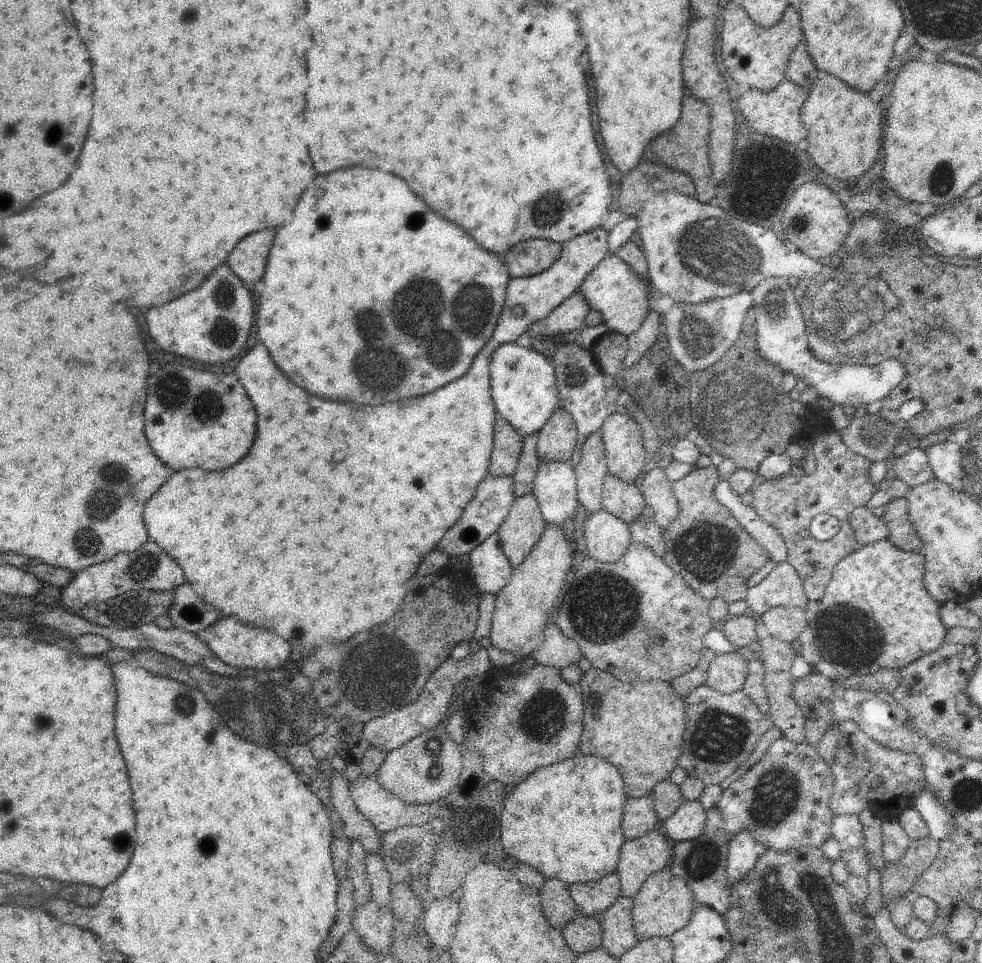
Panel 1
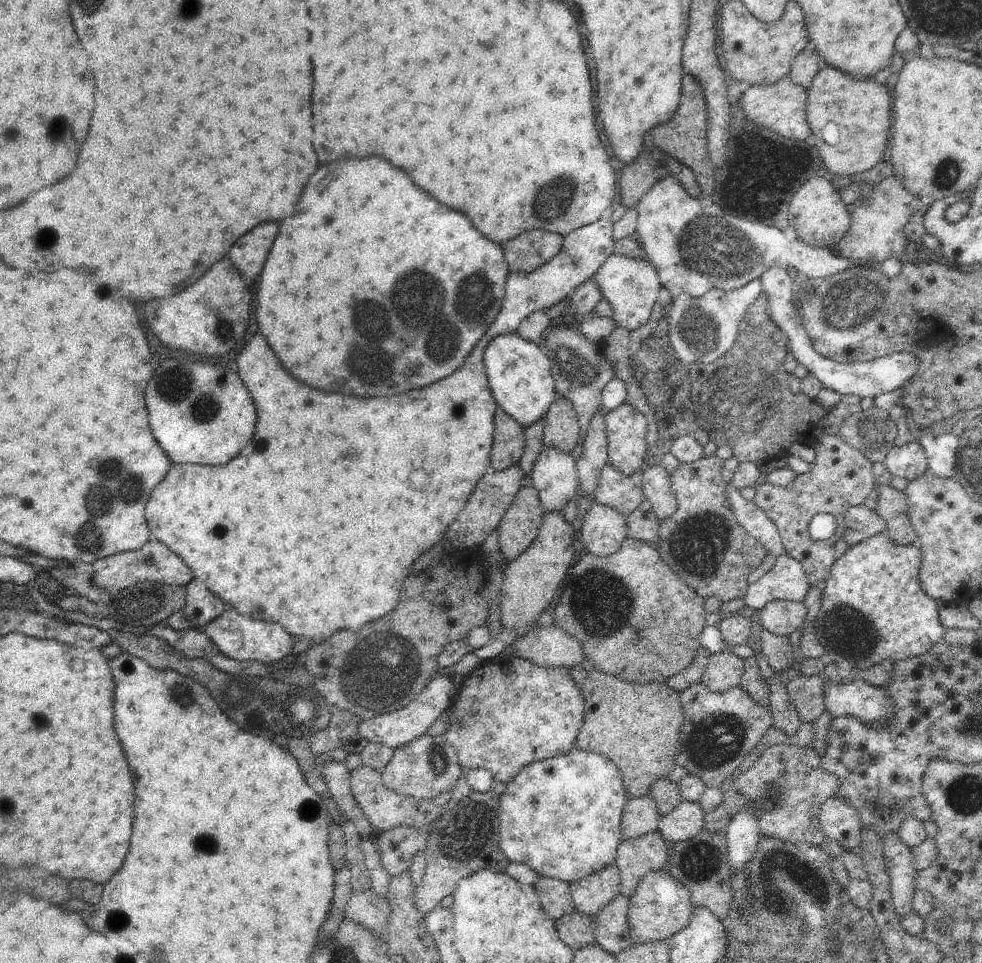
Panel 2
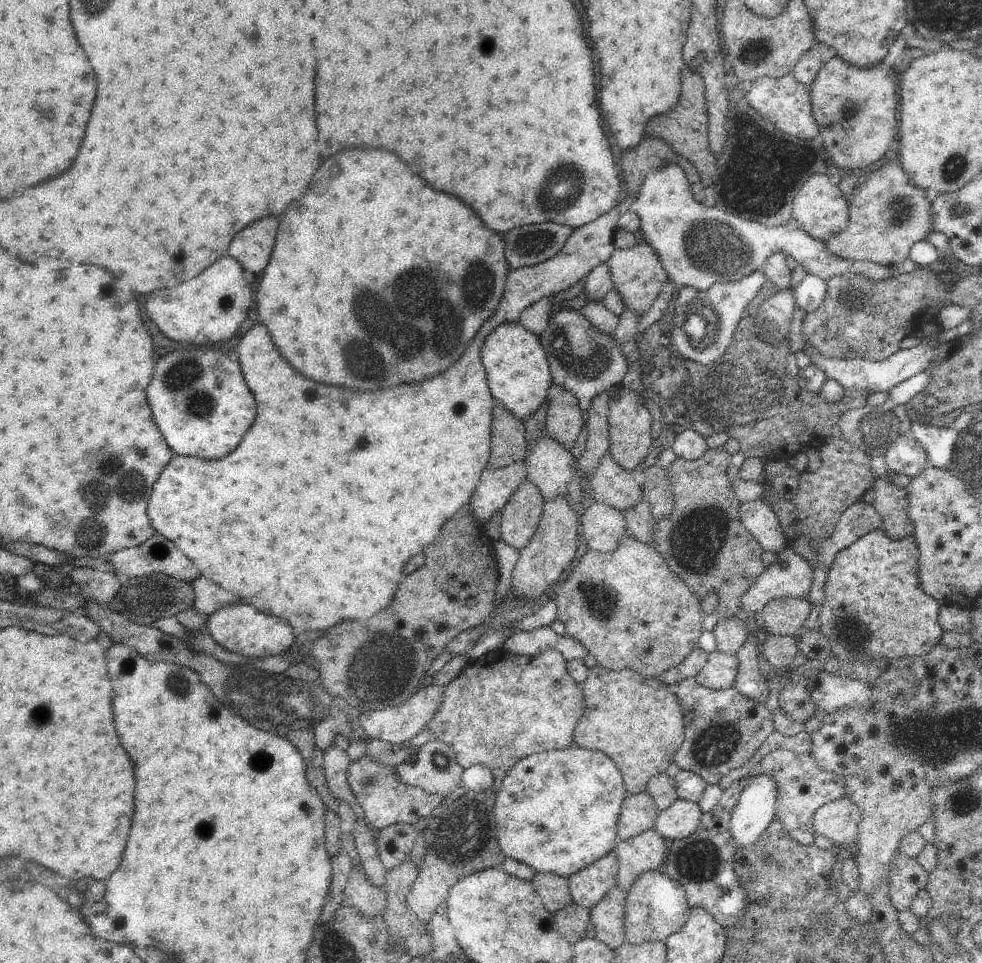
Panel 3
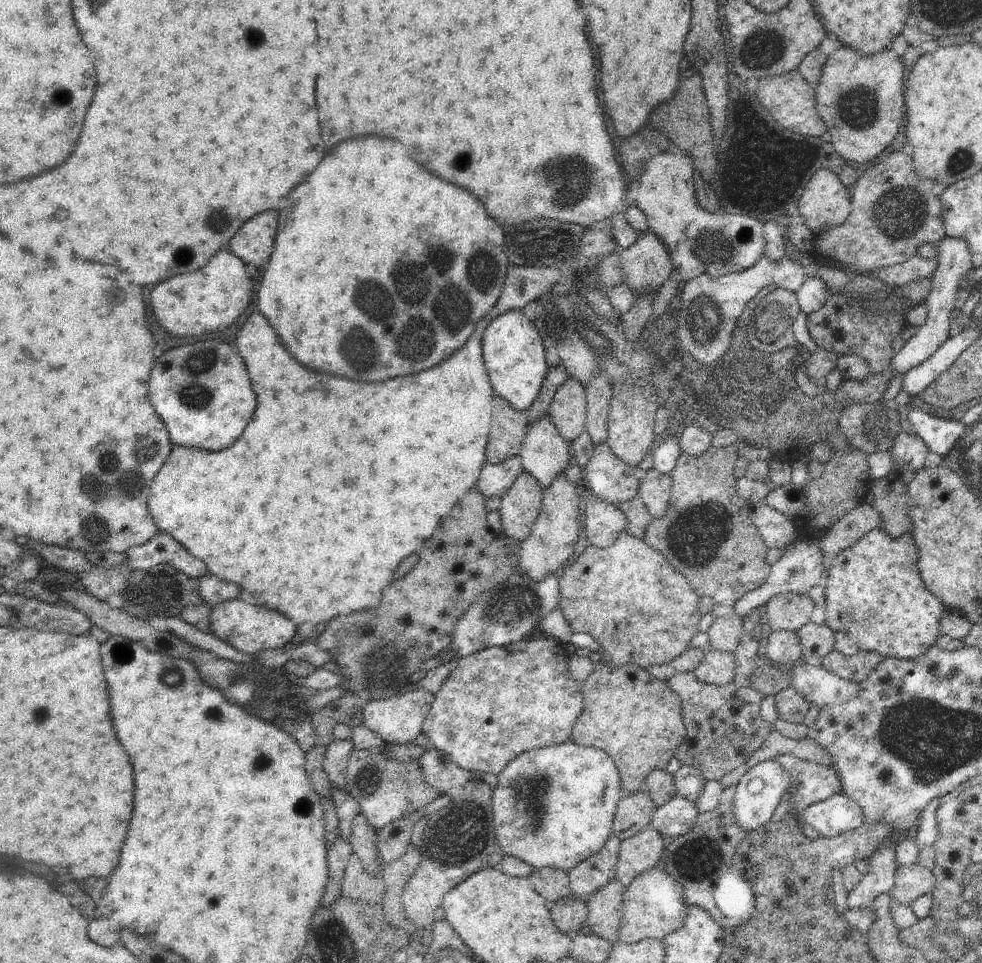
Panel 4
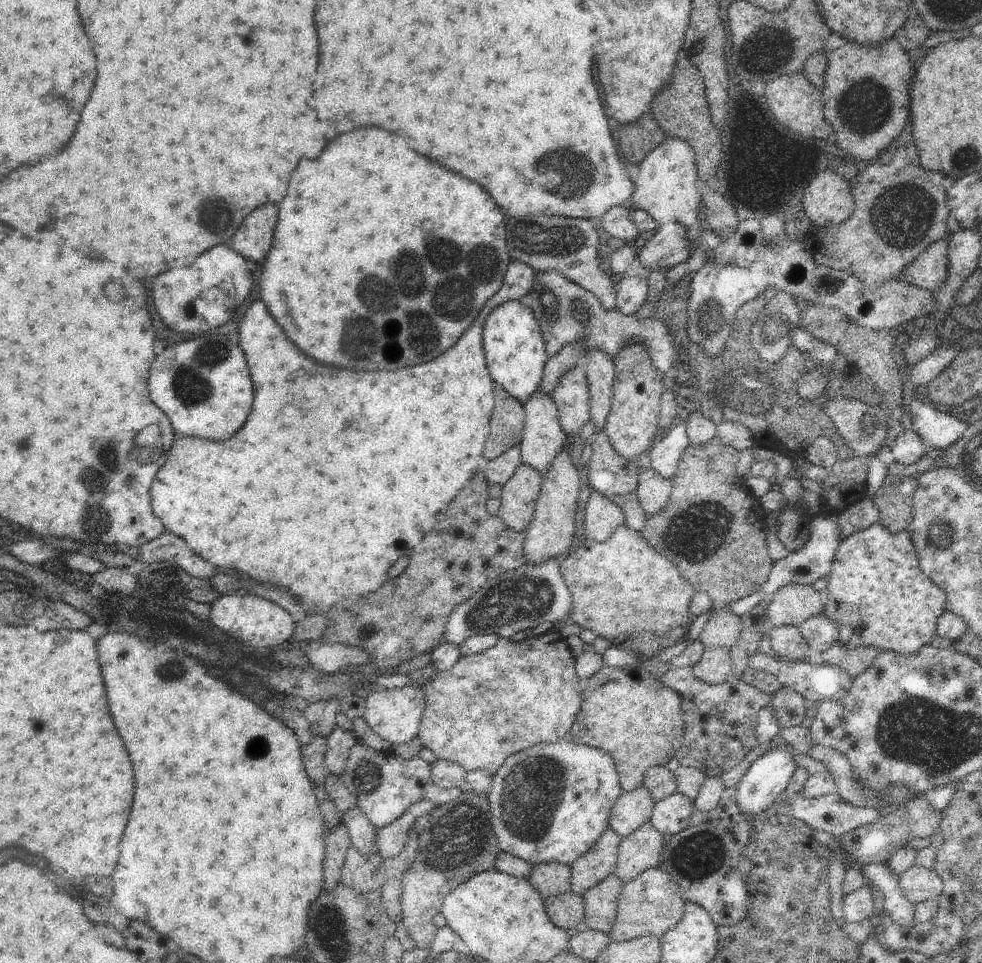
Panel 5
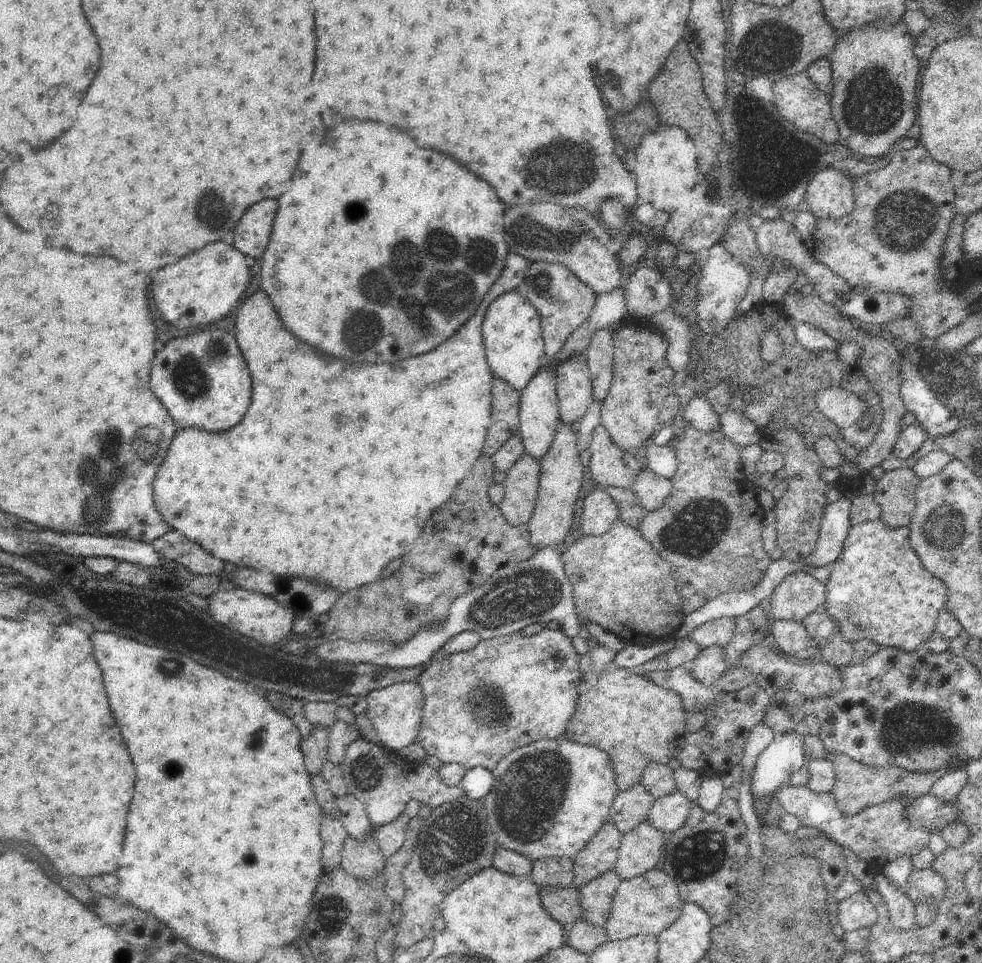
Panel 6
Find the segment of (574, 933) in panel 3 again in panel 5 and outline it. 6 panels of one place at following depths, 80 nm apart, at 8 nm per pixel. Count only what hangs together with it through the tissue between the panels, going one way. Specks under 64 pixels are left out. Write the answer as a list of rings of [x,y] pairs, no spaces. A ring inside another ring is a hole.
[[[571,891],[545,900],[548,919],[564,931],[580,928],[585,918],[585,901]]]

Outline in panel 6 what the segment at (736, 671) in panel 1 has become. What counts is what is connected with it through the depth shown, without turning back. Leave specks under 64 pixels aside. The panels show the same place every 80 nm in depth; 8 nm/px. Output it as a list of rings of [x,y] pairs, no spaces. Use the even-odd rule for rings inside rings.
[[[712,645],[703,649],[690,667],[696,680],[705,685],[714,685],[730,666],[725,659],[723,648],[720,645]]]

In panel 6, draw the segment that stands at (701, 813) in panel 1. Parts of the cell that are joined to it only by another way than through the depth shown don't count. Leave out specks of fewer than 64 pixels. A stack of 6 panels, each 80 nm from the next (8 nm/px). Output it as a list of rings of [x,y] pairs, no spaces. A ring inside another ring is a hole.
[[[676,790],[668,796],[656,799],[651,808],[649,821],[656,830],[672,834],[680,830],[688,820],[694,802]]]

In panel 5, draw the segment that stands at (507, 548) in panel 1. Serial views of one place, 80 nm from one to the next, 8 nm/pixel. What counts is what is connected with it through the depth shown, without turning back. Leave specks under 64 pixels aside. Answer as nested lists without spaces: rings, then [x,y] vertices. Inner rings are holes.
[[[522,464],[502,488],[499,518],[516,532],[527,532],[534,517],[541,492],[543,475],[528,464]]]

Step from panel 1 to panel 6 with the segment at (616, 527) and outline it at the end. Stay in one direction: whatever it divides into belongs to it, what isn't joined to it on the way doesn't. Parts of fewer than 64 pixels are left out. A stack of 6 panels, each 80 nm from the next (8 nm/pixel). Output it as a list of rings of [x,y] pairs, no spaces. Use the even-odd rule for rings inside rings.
[[[596,488],[583,501],[579,534],[602,536],[621,518],[620,507],[605,490]]]

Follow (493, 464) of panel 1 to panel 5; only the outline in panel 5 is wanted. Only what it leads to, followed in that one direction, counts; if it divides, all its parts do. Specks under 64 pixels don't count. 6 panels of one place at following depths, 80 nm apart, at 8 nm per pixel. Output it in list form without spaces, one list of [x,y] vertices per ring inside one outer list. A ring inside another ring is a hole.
[[[496,387],[493,394],[495,404],[483,455],[485,461],[495,460],[508,448],[519,444],[524,427],[523,405],[516,398],[511,398],[502,388]]]

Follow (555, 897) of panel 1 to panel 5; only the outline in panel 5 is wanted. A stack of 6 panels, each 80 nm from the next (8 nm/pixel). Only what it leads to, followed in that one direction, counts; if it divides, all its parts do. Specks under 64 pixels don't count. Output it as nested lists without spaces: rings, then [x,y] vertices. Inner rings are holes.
[[[556,862],[543,863],[534,866],[528,880],[546,900],[571,891],[571,868]]]

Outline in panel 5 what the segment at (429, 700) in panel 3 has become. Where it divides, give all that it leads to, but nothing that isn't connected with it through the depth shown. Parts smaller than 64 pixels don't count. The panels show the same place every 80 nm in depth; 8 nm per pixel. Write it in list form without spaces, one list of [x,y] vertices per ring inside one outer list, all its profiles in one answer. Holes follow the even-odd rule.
[[[408,684],[404,688],[373,689],[366,694],[366,710],[363,718],[374,733],[391,745],[410,743],[419,734],[421,721],[426,711],[427,699],[423,689]]]

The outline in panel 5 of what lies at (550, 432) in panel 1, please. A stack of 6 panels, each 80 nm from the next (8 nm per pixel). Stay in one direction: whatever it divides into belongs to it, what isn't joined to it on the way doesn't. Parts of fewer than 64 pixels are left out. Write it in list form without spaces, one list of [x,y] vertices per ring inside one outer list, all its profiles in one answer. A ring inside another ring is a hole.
[[[582,364],[560,378],[553,391],[553,398],[563,433],[566,433],[570,440],[575,439],[580,428],[588,422],[590,414],[588,376]]]

